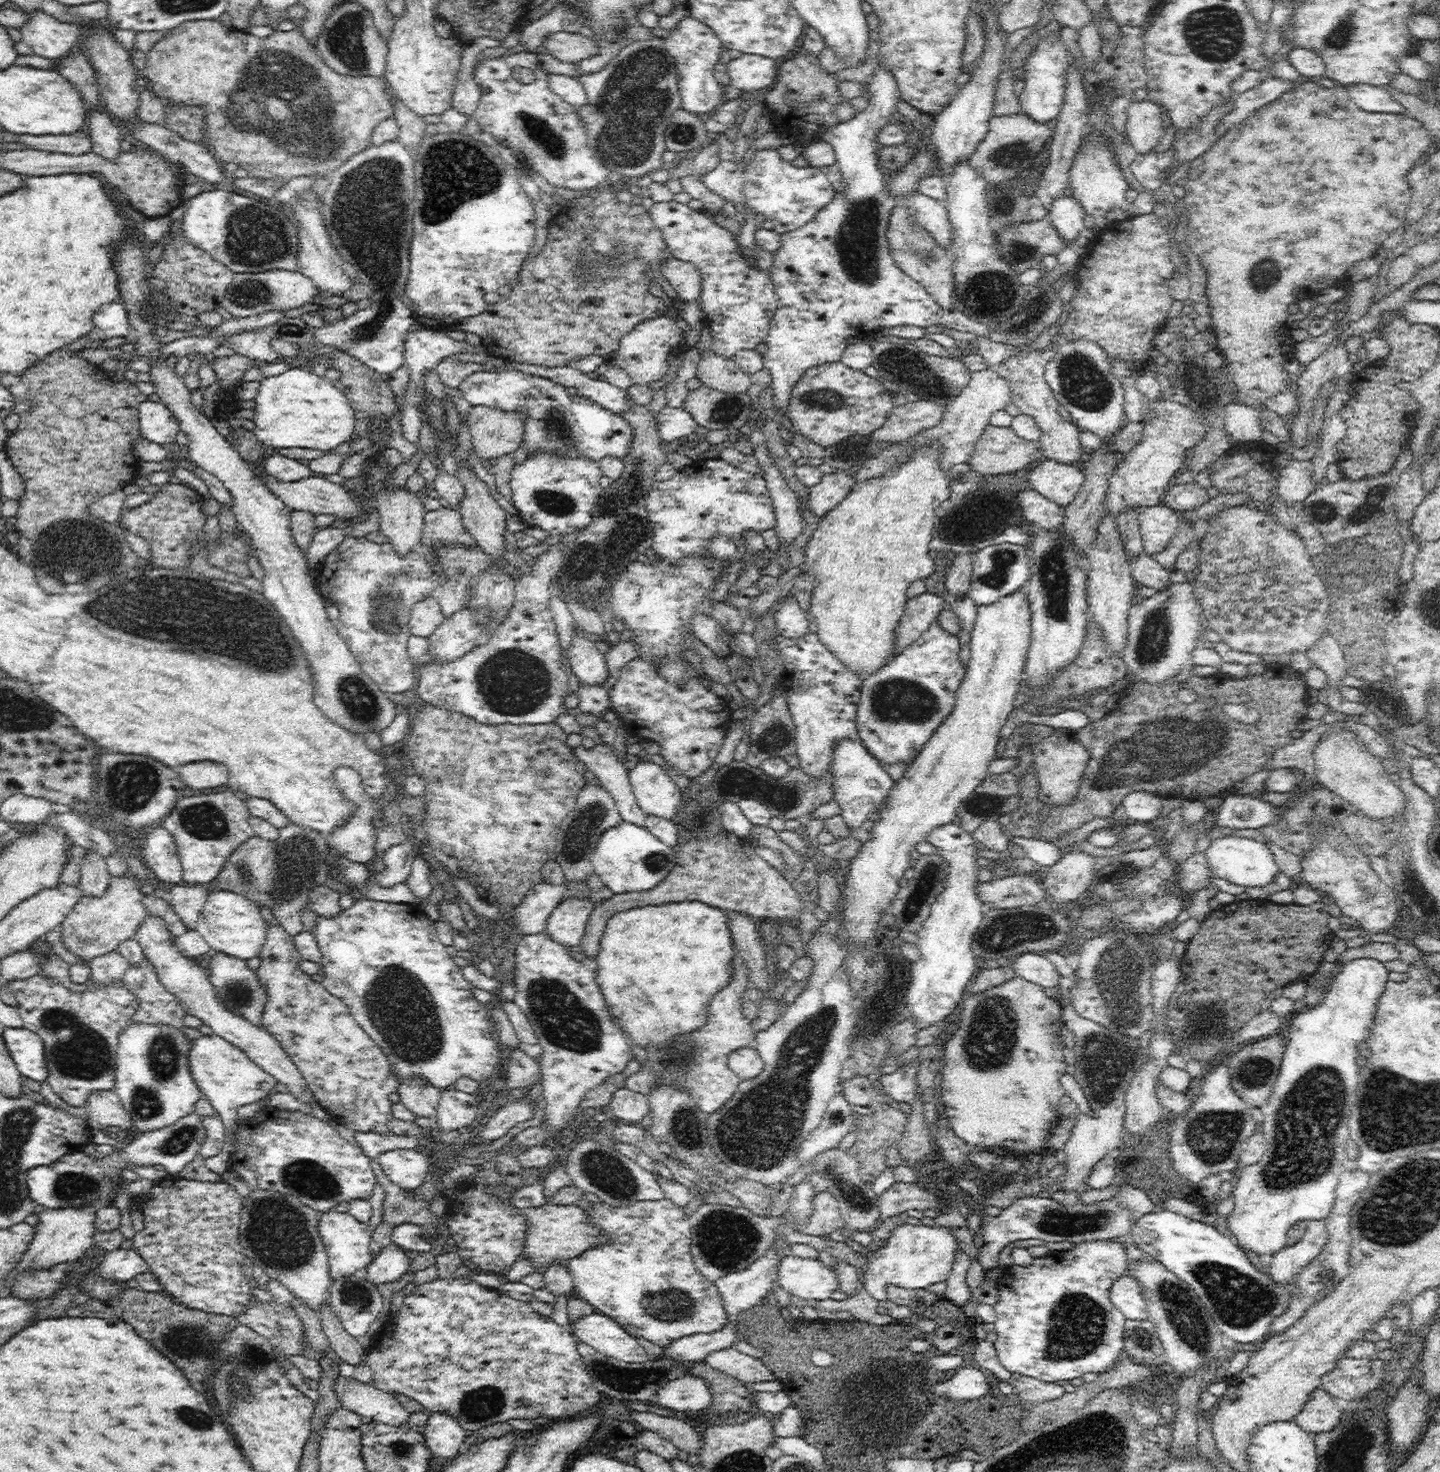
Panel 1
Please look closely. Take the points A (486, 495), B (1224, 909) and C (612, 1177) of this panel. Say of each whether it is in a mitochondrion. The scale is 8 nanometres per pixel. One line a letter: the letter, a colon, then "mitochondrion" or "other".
A: other
B: other
C: mitochondrion

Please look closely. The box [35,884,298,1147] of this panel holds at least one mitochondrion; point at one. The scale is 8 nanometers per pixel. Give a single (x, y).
(76, 1050)

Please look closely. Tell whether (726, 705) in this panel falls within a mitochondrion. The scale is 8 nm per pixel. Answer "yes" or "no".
no

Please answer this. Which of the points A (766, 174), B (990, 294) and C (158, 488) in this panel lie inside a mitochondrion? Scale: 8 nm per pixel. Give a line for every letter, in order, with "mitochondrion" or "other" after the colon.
A: other
B: mitochondrion
C: other

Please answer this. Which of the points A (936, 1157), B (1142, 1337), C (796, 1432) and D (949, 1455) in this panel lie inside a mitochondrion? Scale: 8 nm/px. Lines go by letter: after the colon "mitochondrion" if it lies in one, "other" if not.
A: other
B: mitochondrion
C: other
D: other

